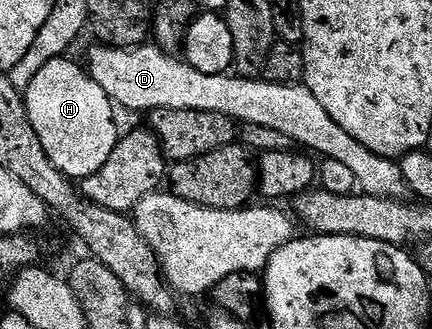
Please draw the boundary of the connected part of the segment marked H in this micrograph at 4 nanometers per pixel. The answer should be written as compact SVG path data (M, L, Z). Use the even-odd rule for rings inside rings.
M65 56L50 60L22 93L30 124L34 132L38 132L38 140L42 140L46 156L50 156L50 164L67 178L83 180L98 172L98 168L110 160L110 152L114 152L118 141L117 111L112 99L102 92L87 69L70 59Z

